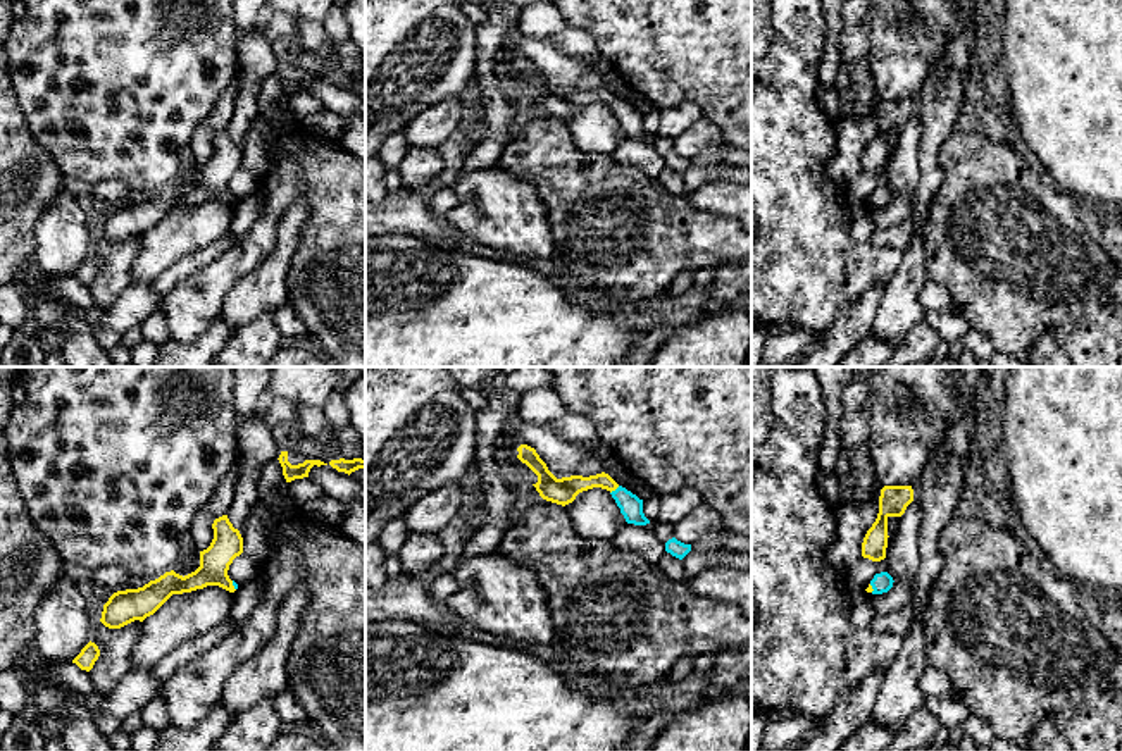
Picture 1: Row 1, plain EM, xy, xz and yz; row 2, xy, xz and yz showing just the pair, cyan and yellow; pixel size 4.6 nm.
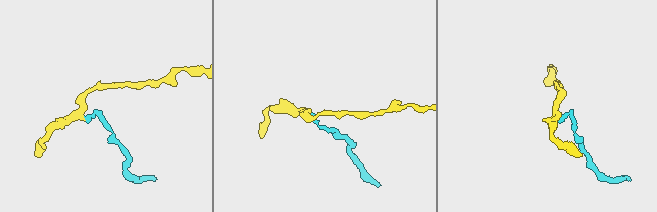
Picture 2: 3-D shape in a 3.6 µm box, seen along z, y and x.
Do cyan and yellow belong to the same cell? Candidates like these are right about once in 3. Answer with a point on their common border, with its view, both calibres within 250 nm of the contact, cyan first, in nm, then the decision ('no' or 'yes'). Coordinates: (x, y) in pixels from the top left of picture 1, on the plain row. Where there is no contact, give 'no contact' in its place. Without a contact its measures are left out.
xz (616, 104) | 110/130 nm | yes

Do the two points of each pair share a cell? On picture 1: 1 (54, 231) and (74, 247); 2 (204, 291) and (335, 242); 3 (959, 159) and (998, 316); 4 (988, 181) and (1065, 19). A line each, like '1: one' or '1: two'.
1: one
2: one
3: one
4: two

